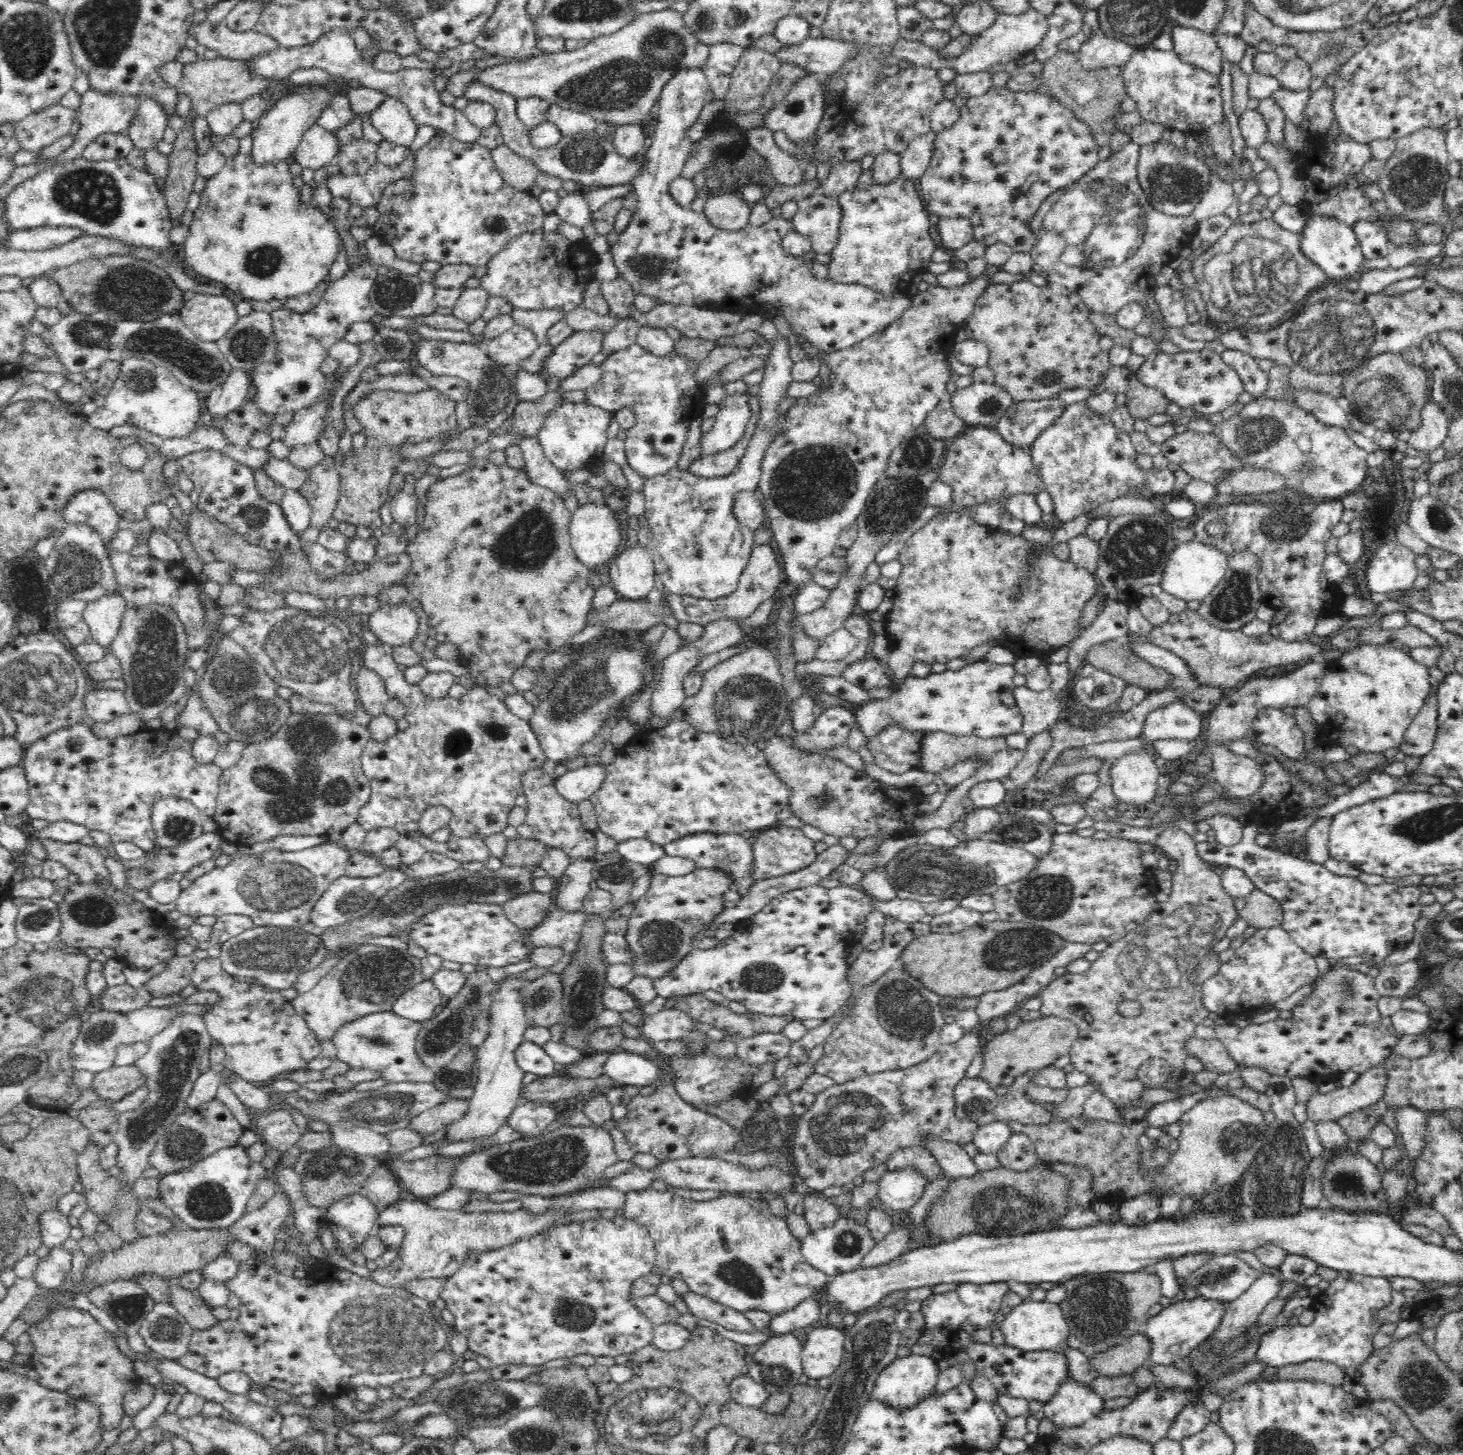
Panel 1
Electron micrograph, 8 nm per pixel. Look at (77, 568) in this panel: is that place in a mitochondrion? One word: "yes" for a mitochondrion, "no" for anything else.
yes

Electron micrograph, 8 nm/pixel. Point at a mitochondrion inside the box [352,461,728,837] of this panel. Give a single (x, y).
(590, 682)

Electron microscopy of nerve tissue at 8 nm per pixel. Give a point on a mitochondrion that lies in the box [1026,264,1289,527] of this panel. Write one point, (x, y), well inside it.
(1221, 461)

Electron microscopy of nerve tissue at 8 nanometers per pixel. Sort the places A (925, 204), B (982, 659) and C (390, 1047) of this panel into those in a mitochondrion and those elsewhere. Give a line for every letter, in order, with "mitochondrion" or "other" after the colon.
A: other
B: other
C: mitochondrion

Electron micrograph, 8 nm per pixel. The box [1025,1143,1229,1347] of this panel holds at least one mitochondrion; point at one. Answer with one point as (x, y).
(1099, 1313)

